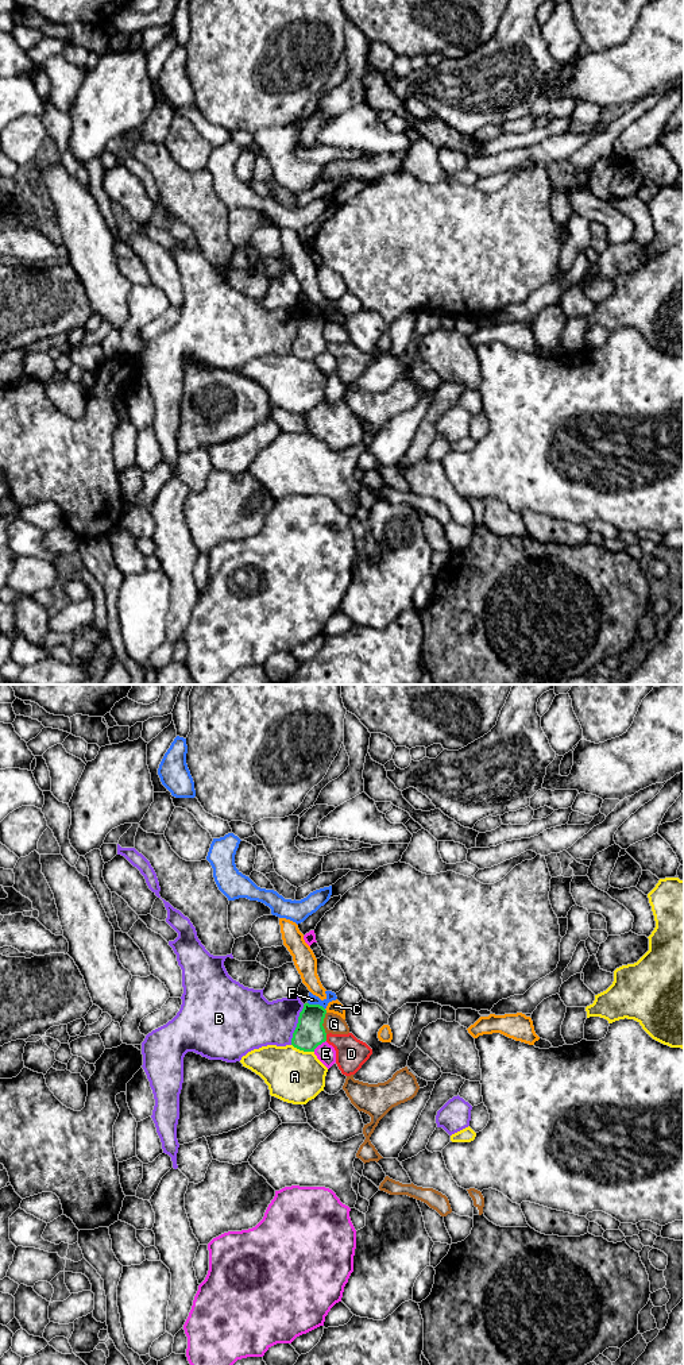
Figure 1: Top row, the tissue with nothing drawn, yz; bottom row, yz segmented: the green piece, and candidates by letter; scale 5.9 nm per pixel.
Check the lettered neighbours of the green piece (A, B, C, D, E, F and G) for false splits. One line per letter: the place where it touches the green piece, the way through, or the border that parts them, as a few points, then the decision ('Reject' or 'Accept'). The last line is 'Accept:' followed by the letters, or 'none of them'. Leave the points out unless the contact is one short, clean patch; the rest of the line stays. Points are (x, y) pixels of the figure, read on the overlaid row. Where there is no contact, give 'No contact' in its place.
A: Touches green at yz (302, 1049). Reject
B: Touches green at yz (297, 1025). Reject
C: Touches green at yz (325, 1010). Reject
D: Touches green at yz (325, 1037). Reject
E: Touches green at yz (319, 1044). Reject
F: Touches green at yz (316, 1005). Boundary: yz (308, 1002), (317, 1003), (324, 1009). Reject
G: Touches green at yz (323, 1022). Reject
Accept: none of them

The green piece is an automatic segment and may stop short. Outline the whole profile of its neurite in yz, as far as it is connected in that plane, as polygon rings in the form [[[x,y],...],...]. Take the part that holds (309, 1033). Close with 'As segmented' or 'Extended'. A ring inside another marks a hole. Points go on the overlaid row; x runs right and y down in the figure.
[[[305,1003],[293,1033],[291,1045],[304,1052],[314,1052],[325,1042],[326,1033],[322,1026],[325,1014],[326,1010],[322,1006]]]. As segmented

